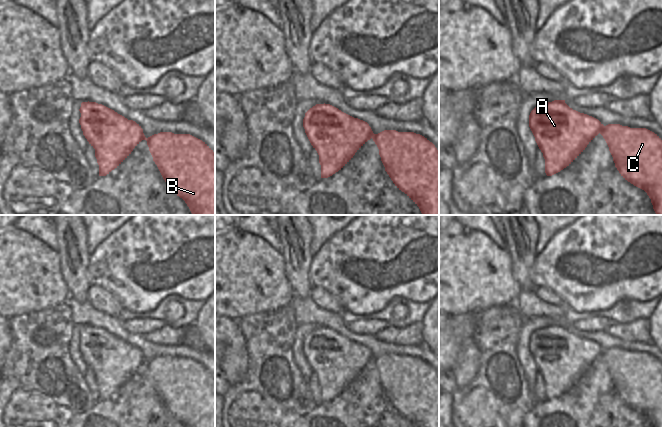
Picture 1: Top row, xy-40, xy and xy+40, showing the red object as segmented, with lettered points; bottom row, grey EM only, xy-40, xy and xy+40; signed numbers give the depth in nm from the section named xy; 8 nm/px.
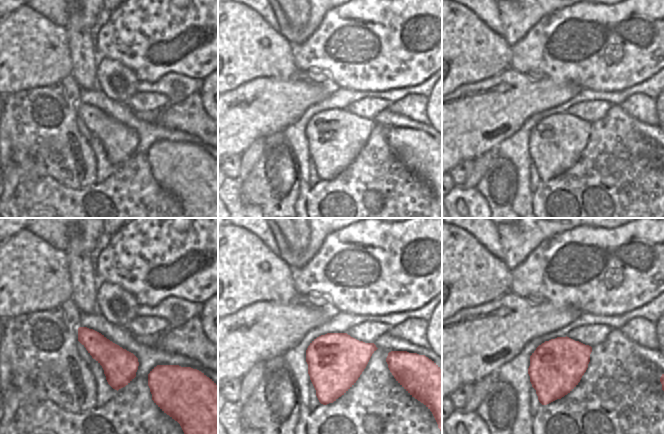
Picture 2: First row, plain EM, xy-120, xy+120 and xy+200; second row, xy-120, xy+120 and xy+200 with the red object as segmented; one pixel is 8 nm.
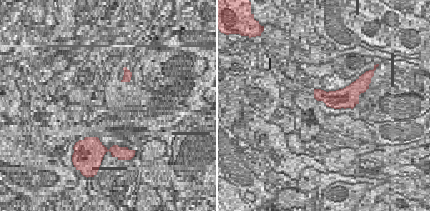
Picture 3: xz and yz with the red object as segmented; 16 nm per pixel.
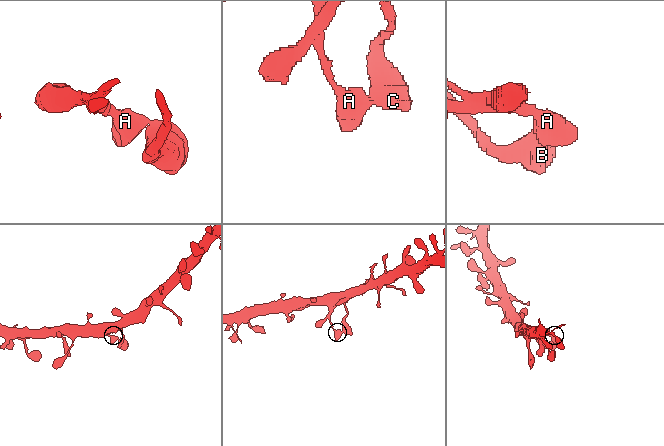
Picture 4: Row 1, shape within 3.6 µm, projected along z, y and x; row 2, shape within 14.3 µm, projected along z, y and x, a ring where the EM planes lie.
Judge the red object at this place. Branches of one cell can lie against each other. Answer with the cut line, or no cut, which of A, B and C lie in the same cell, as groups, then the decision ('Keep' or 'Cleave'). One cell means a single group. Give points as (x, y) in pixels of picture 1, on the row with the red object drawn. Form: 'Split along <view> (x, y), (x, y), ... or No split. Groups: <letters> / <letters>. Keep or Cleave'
No split. Groups: A B C. Keep.

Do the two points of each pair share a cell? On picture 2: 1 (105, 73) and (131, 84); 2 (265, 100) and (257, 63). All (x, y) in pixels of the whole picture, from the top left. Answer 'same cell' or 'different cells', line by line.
1: same cell
2: different cells

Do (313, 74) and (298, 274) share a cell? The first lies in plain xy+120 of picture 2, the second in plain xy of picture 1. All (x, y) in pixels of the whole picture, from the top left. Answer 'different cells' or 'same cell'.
different cells

